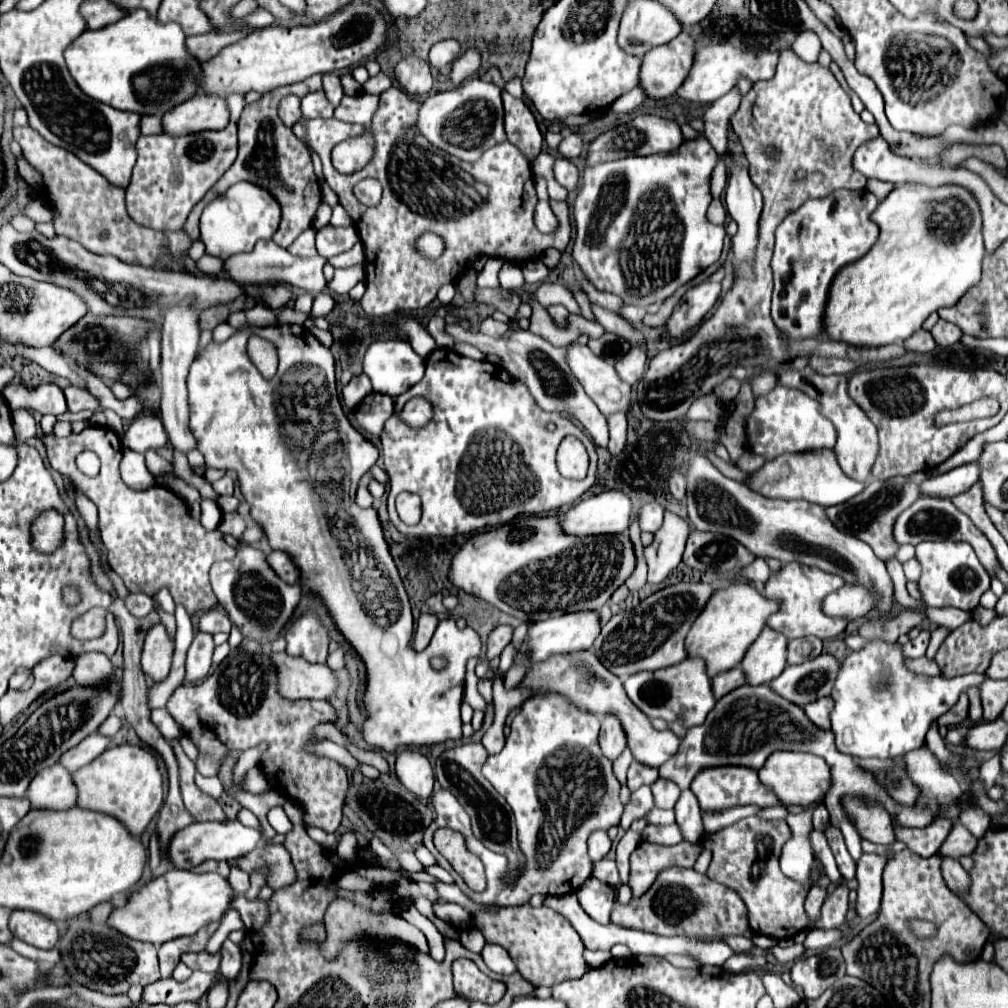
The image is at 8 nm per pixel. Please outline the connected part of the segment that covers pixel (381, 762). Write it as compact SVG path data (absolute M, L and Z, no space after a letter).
M352 745L346 746L346 748L359 762L375 767L380 774L386 774L387 771L390 771L389 765L381 751L362 750Z

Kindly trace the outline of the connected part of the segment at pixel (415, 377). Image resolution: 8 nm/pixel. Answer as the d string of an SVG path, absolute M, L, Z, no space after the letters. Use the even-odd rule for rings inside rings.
M374 342L364 356L364 374L380 394L392 398L414 386L424 376L424 358L408 342Z

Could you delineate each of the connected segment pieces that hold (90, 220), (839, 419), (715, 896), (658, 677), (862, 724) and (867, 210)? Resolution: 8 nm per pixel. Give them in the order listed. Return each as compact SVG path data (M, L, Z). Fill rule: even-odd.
M30 126L14 128L14 140L22 146L22 156L30 162L30 166L42 174L46 198L54 214L52 224L56 234L80 242L94 254L110 254L122 262L140 266L156 266L160 262L162 246L166 246L166 236L162 232L138 226L128 216L122 188L108 184L102 174L84 164L78 156L46 142Z
M810 368L780 372L778 378L784 386L798 388L798 390L810 394L810 398L814 398L820 404L820 412L824 414L824 418L828 418L838 430L838 442L836 442L834 452L836 452L840 468L850 478L868 484L872 466L878 458L878 428L870 422L870 418L864 414L864 410L858 408L856 402L848 396L848 392L846 392L848 380L844 376L820 376Z
M678 866L662 870L654 886L650 886L640 898L632 898L628 904L616 904L612 910L612 922L664 936L690 936L690 926L704 926L704 930L708 926L708 936L754 936L746 920L746 904L734 890L694 872L692 868Z
M686 658L680 664L662 668L656 672L638 672L624 680L628 698L652 720L662 718L666 722L682 720L686 728L698 726L704 722L706 714L714 708L716 700L712 694L710 678L706 676L704 662L700 658Z
M870 640L866 648L852 652L840 666L832 690L834 710L830 714L836 748L854 758L898 758L924 744L934 718L940 718L956 704L960 692L976 686L982 674L964 674L956 678L914 674L904 666L900 644Z
M834 190L830 196L804 202L776 228L772 318L788 338L820 338L832 278L842 266L862 258L878 238L880 230L870 220L876 206L878 200L868 190Z

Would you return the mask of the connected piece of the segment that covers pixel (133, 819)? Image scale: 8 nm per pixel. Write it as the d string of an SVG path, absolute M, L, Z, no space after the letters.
M110 746L94 762L74 772L74 786L78 786L78 808L114 814L134 836L140 836L148 822L158 814L164 800L162 774L150 750L140 746Z

